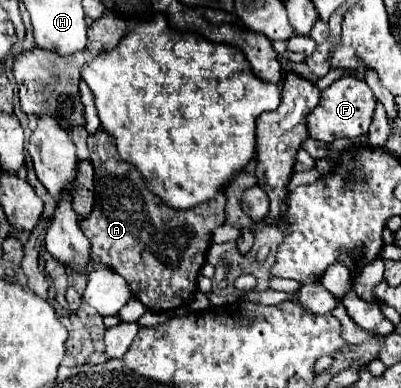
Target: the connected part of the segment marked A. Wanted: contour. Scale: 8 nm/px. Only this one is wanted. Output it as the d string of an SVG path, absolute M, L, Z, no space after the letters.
M98 128L88 138L90 148L90 162L94 166L94 192L96 202L94 210L88 218L80 220L80 228L90 240L90 254L94 262L102 262L114 272L118 272L128 284L130 290L140 302L158 312L158 310L172 310L186 306L196 292L196 276L204 266L206 252L210 248L210 234L214 226L224 222L224 206L222 202L202 202L202 206L194 206L194 210L174 210L172 206L162 206L158 198L154 198L146 190L146 180L138 174L136 166L130 166L118 158L118 150L114 146L114 136L106 134L106 130Z

